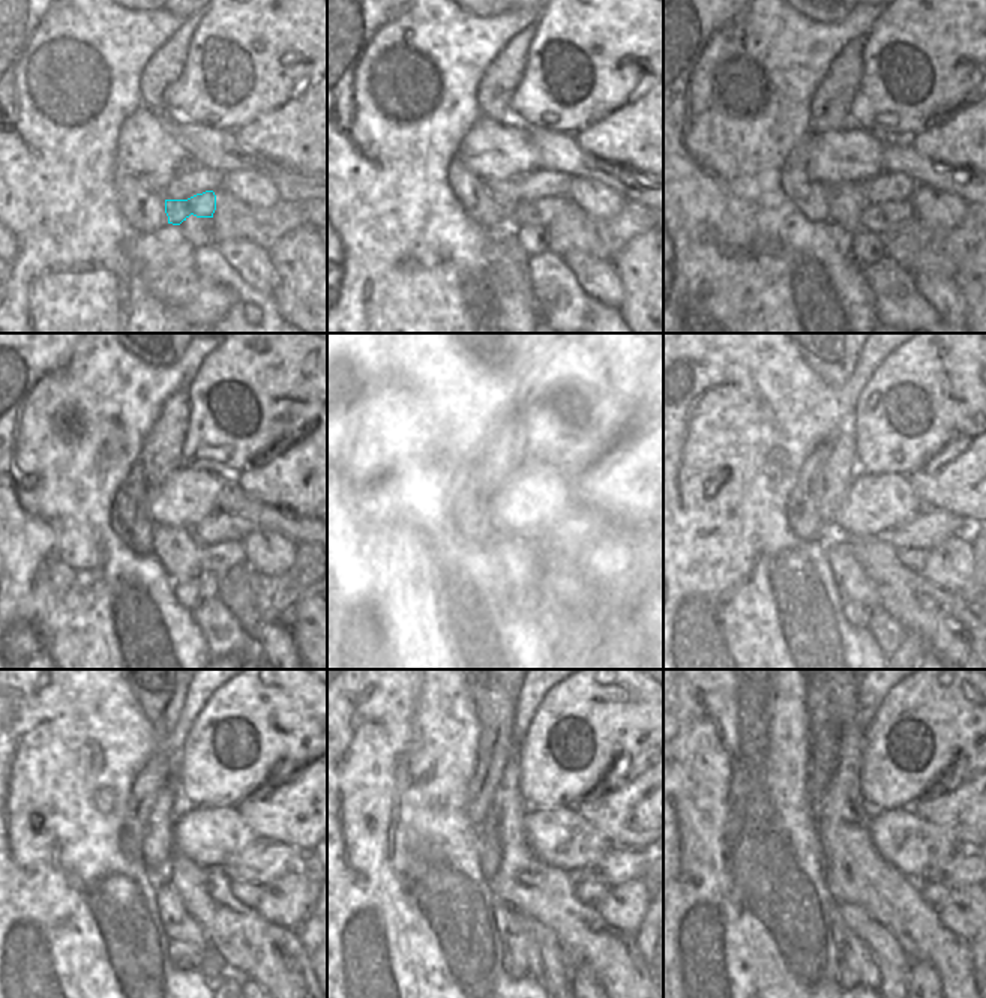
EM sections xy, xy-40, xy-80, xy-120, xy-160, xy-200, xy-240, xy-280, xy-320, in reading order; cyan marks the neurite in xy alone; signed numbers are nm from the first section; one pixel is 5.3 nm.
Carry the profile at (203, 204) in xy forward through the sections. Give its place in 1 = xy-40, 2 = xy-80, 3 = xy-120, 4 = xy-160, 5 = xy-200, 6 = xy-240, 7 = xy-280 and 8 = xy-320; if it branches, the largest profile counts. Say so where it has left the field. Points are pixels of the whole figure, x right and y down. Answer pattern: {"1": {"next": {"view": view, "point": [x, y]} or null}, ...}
{"1": {"next": {"view": "xy-40", "point": [541, 212]}}, "2": {"next": {"view": "xy-80", "point": [878, 218]}}, "3": {"next": {"view": "xy-120", "point": [216, 559]}}, "4": {"next": {"view": "xy-160", "point": [572, 553]}}, "5": {"next": {"view": "xy-200", "point": [914, 559]}}, "6": {"next": {"view": "xy-240", "point": [248, 893]}}, "7": {"next": {"view": "xy-280", "point": [592, 893]}}, "8": {"next": {"view": "xy-320", "point": [935, 893]}}}

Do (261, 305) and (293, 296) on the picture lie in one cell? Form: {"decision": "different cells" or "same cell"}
{"decision": "different cells"}

